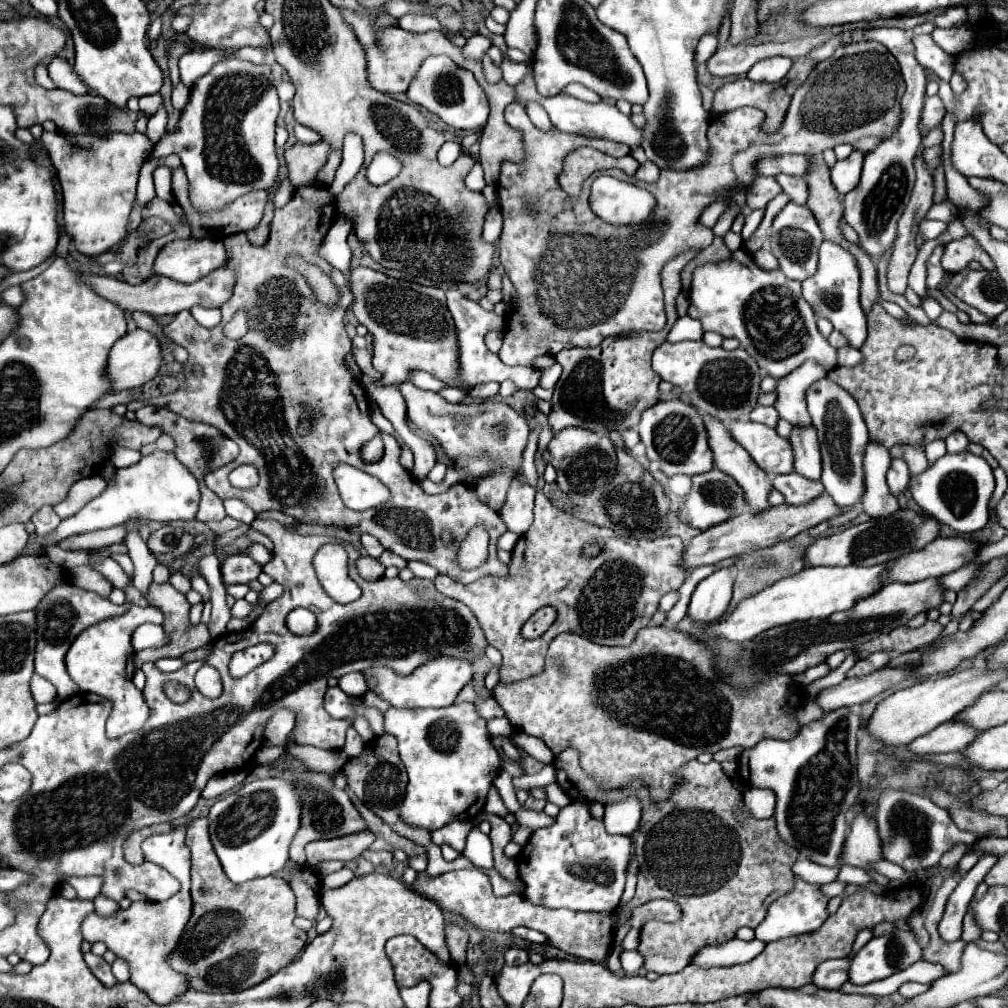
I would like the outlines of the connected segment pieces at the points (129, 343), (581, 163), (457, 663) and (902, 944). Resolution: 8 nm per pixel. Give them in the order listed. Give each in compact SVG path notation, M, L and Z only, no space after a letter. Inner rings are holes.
M145 329L129 331L109 353L109 379L113 379L113 391L141 387L159 373L161 365L159 339Z
M581 147L565 159L565 171L561 173L559 183L569 195L579 195L581 183L585 181L585 177L589 177L597 169L609 169L609 167L617 167L617 169L623 169L627 175L633 175L639 163L631 155L615 159L597 149Z
M433 659L425 663L425 667L413 671L413 675L401 677L395 671L389 671L387 667L369 669L363 671L369 689L377 691L383 699L387 699L393 707L405 707L405 709L417 709L417 707L449 707L453 705L457 693L473 679L471 663L465 659Z
M897 931L893 935L873 937L853 959L849 967L849 981L867 985L899 973L921 959L913 931Z

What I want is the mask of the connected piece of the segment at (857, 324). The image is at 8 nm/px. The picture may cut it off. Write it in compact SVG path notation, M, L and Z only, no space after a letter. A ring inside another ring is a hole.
M823 241L819 247L817 273L801 283L803 299L811 305L815 315L829 319L837 331L847 335L853 347L861 347L867 337L867 319L859 305L859 279L861 277L857 271L857 263L853 263L853 257L849 257L849 253L843 247L837 247L837 243ZM853 339L861 339L861 341L855 343Z

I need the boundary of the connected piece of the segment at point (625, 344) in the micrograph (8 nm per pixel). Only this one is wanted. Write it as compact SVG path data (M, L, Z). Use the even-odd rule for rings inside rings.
M699 249L679 253L675 259L667 261L661 271L667 313L667 325L661 331L633 331L619 337L605 337L597 347L573 347L555 355L555 361L563 365L561 379L551 399L553 409L549 413L549 427L555 433L565 427L585 427L597 433L607 433L615 427L625 429L625 425L627 429L631 429L639 423L641 413L657 403L657 381L661 381L661 377L651 369L651 355L661 343L665 343L669 329L677 321L675 299L681 291L679 273L697 253Z

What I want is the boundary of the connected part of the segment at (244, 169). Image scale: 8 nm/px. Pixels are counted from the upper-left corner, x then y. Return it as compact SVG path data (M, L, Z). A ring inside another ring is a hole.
M231 57L213 65L207 75L195 81L191 99L181 113L179 130L173 133L166 132L165 134L173 135L165 135L161 143L155 145L151 155L161 158L167 154L177 153L187 171L191 205L203 215L211 211L219 211L227 207L227 203L235 201L237 197L249 191L257 191L257 189L269 191L275 185L279 173L279 159L275 155L277 113L279 113L279 97L277 97L277 89L271 83L269 65L253 65L249 61Z

